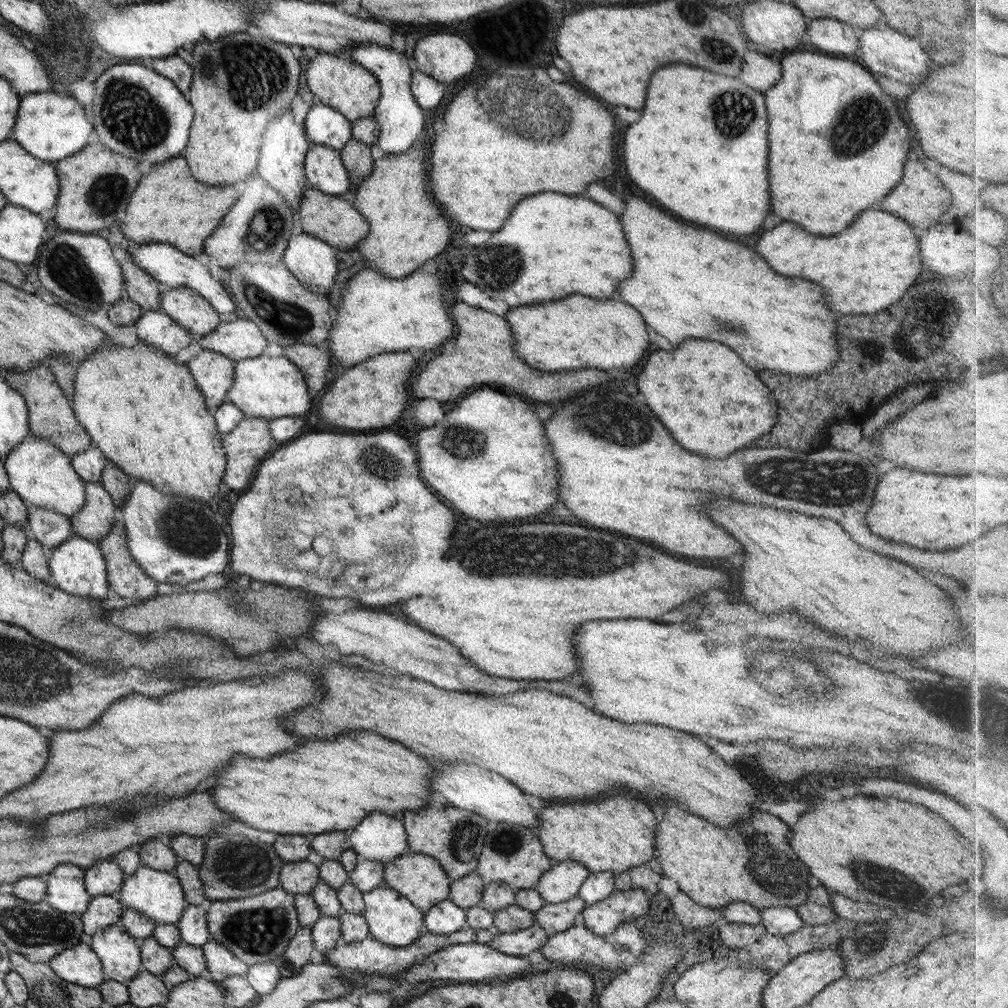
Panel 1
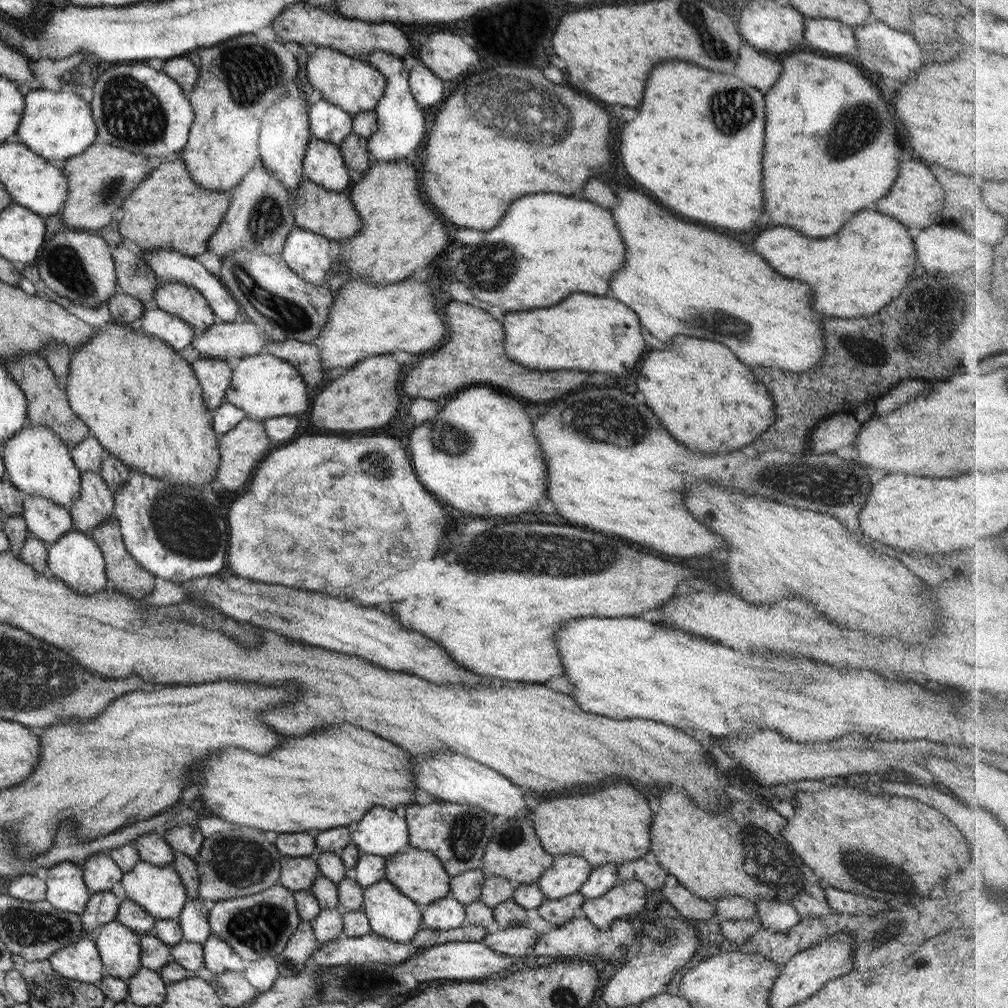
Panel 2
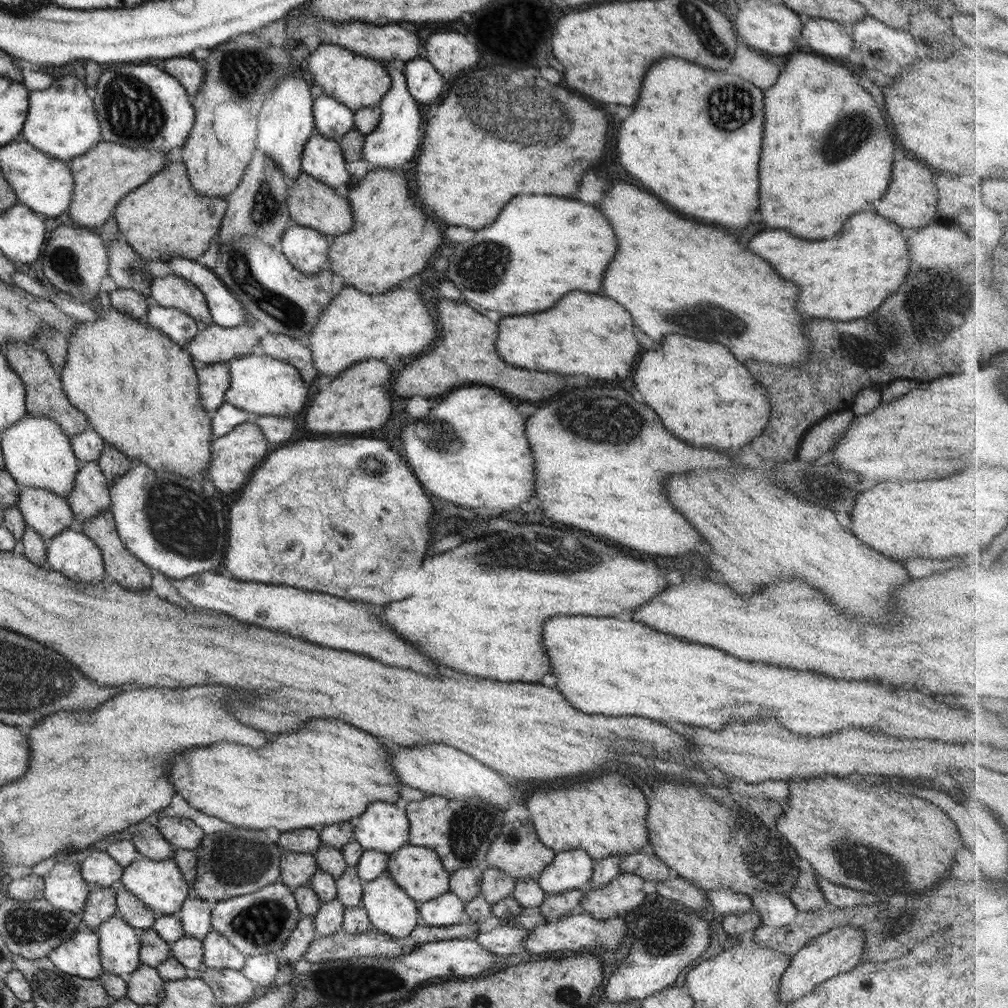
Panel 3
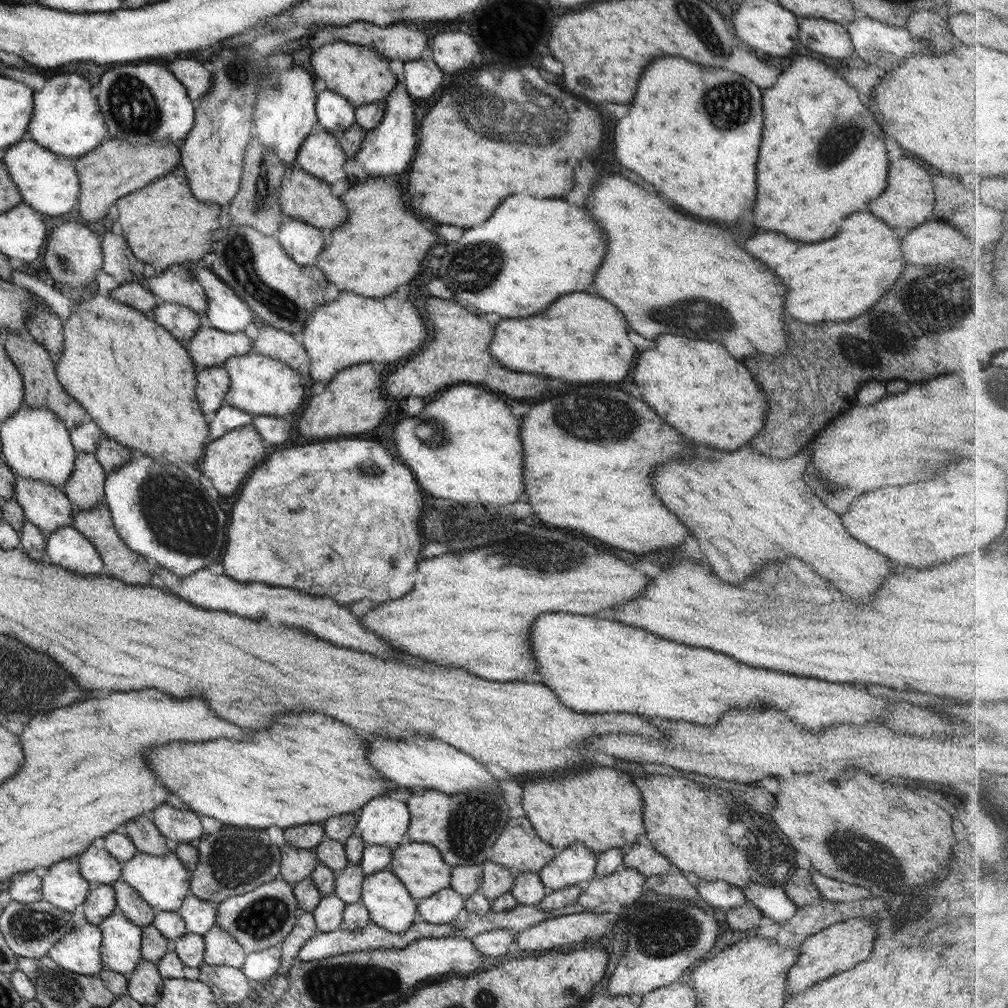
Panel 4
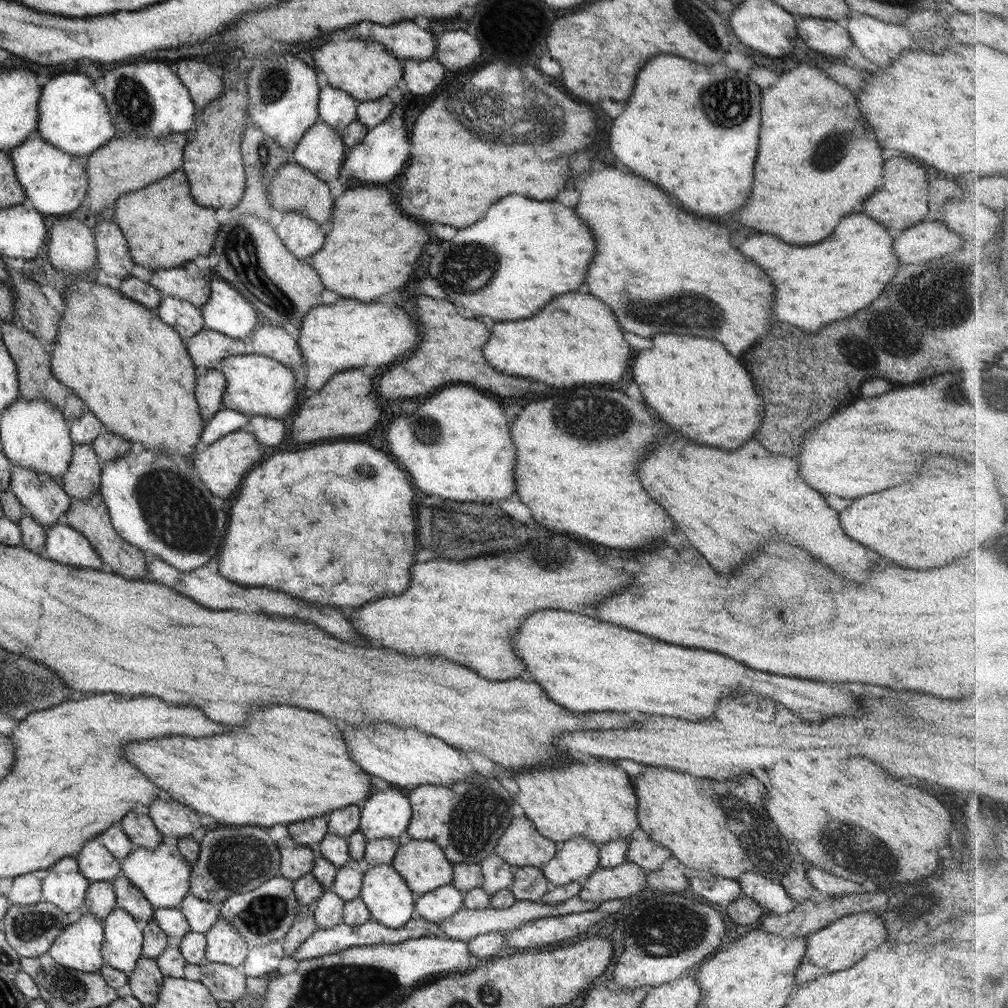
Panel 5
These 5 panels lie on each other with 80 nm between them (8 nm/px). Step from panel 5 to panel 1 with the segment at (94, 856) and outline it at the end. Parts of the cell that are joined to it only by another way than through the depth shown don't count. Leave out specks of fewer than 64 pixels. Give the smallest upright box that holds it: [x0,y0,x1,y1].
[86,860,124,896]

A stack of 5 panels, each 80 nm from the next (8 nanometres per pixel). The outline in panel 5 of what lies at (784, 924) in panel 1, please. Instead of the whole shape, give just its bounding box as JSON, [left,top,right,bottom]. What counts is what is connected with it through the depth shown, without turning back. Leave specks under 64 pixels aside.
[738,873,794,914]

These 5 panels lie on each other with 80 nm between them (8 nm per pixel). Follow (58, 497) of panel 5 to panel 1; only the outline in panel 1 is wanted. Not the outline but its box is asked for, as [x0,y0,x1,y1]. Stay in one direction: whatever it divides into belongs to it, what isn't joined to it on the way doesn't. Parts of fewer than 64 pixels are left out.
[26,506,74,550]

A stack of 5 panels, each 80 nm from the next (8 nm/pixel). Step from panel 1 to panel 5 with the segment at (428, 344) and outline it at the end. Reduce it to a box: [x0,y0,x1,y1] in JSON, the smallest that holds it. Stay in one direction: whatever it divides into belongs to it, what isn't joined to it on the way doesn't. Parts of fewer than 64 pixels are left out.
[298,298,418,390]

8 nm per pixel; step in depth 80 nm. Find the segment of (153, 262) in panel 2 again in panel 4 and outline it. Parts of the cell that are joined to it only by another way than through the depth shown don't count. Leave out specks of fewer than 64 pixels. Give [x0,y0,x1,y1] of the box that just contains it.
[188,266,256,333]

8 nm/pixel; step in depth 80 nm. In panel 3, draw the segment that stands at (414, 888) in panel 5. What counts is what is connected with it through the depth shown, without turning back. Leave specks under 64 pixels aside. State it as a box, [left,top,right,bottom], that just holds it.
[386,844,451,902]

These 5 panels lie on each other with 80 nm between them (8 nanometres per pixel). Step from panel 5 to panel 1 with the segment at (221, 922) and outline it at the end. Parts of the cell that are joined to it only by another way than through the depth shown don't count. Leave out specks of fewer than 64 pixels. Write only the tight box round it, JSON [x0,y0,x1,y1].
[202,940,249,982]

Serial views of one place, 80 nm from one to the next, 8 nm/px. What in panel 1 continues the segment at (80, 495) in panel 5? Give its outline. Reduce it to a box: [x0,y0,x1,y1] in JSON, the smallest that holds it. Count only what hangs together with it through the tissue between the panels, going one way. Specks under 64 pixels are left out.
[70,482,117,544]

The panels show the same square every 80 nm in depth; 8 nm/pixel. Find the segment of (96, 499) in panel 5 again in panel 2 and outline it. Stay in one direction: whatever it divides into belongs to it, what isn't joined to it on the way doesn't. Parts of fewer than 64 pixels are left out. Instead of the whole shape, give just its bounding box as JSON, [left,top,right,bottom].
[90,515,155,598]

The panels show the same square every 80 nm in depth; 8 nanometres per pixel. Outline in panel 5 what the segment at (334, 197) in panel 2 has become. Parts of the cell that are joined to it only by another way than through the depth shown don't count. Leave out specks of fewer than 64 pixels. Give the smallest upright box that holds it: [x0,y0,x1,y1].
[266,162,335,224]

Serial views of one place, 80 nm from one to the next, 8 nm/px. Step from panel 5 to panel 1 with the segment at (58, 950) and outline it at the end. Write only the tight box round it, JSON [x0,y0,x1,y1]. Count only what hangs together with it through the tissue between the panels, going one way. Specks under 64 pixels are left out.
[50,943,106,988]

